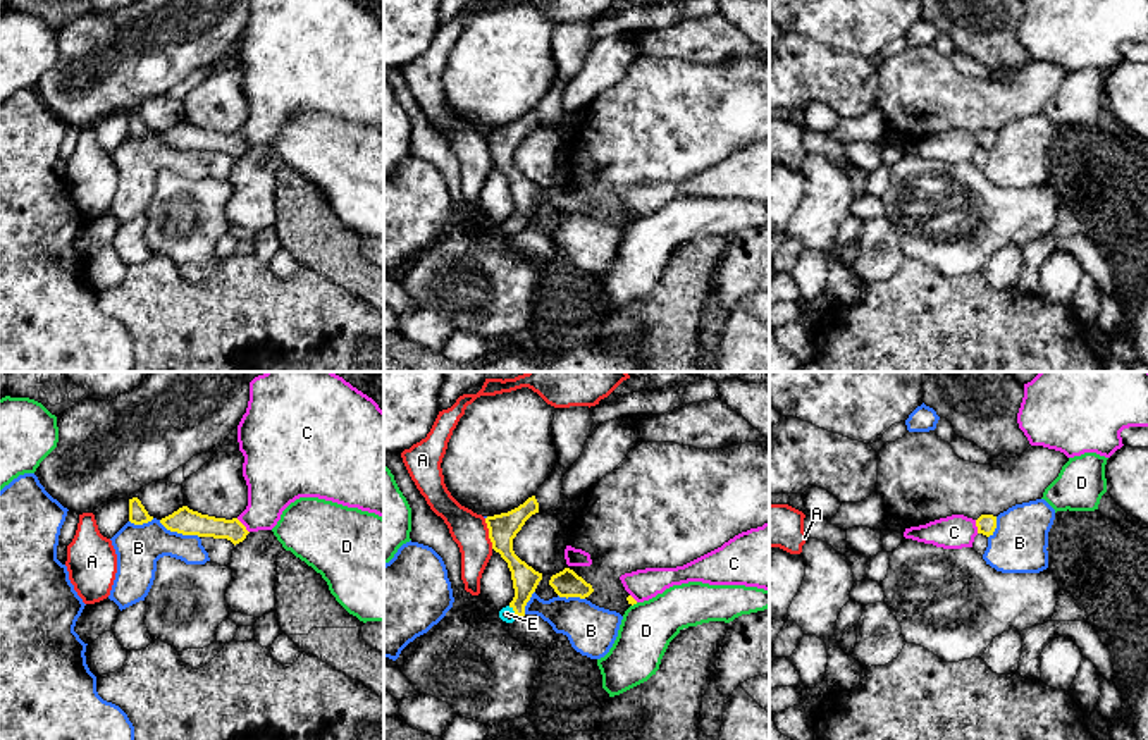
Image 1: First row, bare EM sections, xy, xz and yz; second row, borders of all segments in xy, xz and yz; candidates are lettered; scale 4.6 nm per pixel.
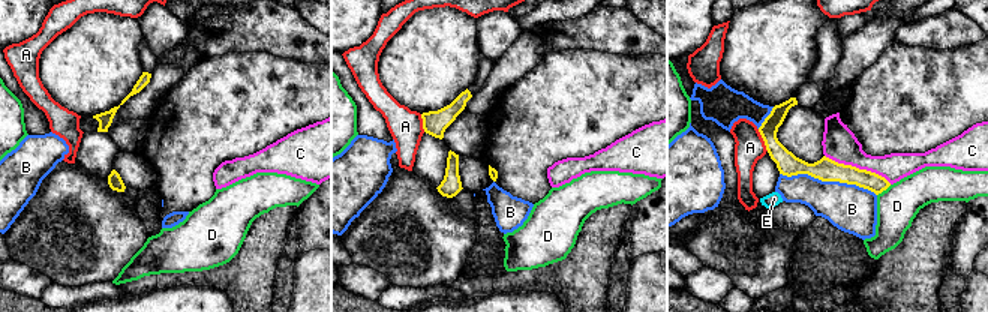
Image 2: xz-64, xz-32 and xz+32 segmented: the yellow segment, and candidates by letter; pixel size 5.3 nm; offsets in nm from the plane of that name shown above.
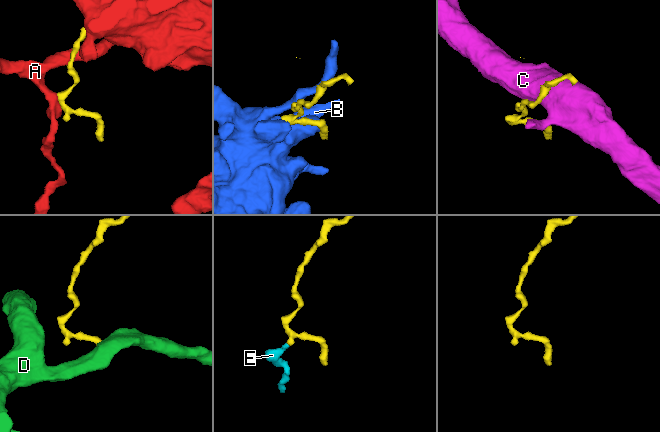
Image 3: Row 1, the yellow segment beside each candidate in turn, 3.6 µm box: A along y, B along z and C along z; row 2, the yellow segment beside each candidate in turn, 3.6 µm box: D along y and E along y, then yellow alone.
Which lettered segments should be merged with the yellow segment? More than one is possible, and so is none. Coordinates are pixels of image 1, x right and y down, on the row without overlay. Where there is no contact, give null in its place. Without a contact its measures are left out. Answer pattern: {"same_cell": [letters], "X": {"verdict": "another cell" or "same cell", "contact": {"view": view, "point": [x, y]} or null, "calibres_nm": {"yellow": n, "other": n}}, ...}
{"same_cell": ["E"], "A": {"verdict": "another cell", "contact": {"view": "xz", "point": [489, 148]}, "calibres_nm": {"yellow": 140, "other": 170}}, "B": {"verdict": "another cell", "contact": {"view": "xy", "point": [179, 147]}, "calibres_nm": {"yellow": 120, "other": 220}}, "C": {"verdict": "another cell", "contact": {"view": "xy", "point": [243, 140]}, "calibres_nm": {"yellow": 120, "other": 240}}, "D": {"verdict": "another cell", "contact": {"view": "xz", "point": [634, 217]}, "calibres_nm": {"yellow": 40, "other": 240}}, "E": {"verdict": "same cell", "contact": {"view": "xz", "point": [513, 224]}, "calibres_nm": {"yellow": 120, "other": 70}}}

